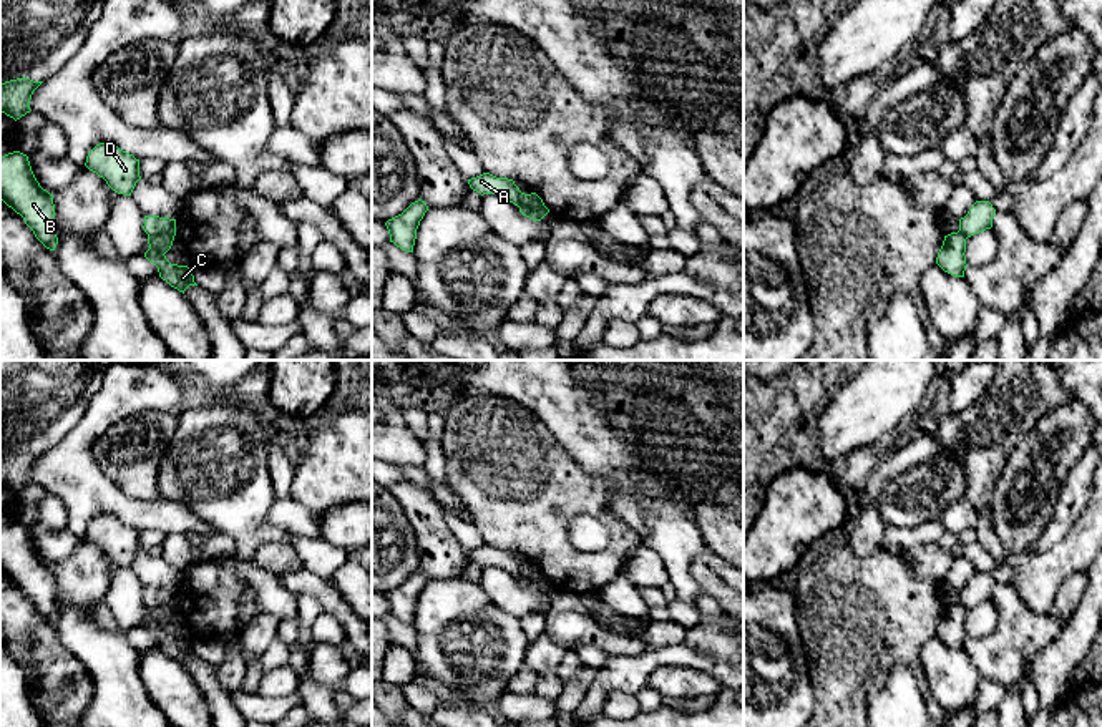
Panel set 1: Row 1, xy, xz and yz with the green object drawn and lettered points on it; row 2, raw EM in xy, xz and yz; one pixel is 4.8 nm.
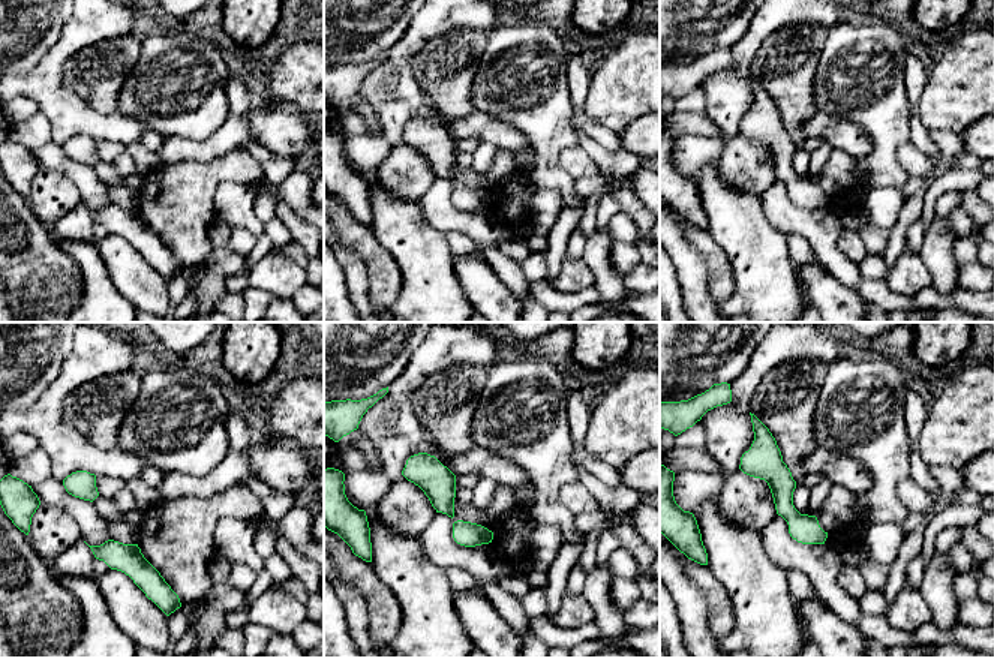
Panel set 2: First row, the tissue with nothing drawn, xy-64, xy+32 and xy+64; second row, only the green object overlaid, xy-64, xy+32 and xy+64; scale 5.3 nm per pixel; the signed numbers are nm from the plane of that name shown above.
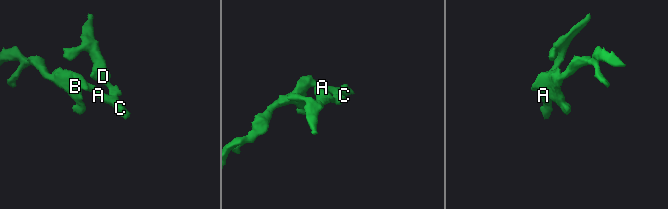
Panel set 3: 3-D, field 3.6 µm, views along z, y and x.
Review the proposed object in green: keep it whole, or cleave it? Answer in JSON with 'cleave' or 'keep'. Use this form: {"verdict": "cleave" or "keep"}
{"verdict": "cleave"}

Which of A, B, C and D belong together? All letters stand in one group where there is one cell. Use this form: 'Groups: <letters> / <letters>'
Groups: A B C / D

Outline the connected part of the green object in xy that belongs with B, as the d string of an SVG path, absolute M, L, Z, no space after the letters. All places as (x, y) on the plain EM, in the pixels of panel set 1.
M13 523L0 529L0 571L23 589L46 621L55 622L53 566L40 558L27 526Z

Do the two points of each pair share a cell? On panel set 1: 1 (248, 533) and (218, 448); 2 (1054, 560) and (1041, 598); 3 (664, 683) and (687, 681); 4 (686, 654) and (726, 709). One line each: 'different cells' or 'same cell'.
1: same cell
2: same cell
3: same cell
4: different cells

